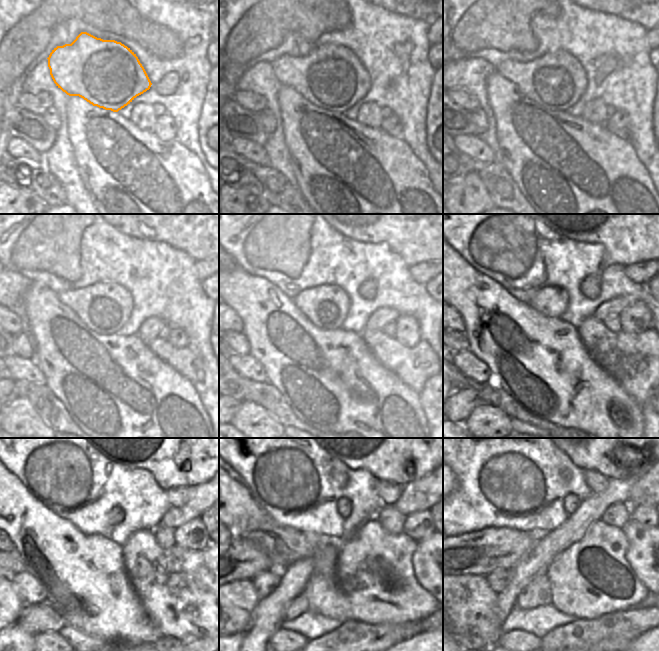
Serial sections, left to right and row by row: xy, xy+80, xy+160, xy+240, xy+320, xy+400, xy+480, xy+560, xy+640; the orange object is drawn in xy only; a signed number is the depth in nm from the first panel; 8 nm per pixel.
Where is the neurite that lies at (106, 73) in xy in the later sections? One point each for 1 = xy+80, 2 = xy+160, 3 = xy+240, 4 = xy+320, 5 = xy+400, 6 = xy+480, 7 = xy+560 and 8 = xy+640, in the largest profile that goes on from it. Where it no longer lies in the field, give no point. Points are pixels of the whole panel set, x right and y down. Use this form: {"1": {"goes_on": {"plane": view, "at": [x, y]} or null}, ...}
{"1": {"goes_on": {"plane": "xy+80", "at": [331, 77]}}, "2": {"goes_on": {"plane": "xy+160", "at": [555, 81]}}, "3": {"goes_on": {"plane": "xy+240", "at": [104, 307]}}, "4": {"goes_on": {"plane": "xy+320", "at": [327, 306]}}, "5": {"goes_on": {"plane": "xy+400", "at": [551, 301]}}, "6": {"goes_on": {"plane": "xy+480", "at": [117, 514]}}, "7": {"goes_on": {"plane": "xy+560", "at": [344, 505]}}, "8": {"goes_on": {"plane": "xy+640", "at": [571, 503]}}}

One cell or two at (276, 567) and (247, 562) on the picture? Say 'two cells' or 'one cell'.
two cells

